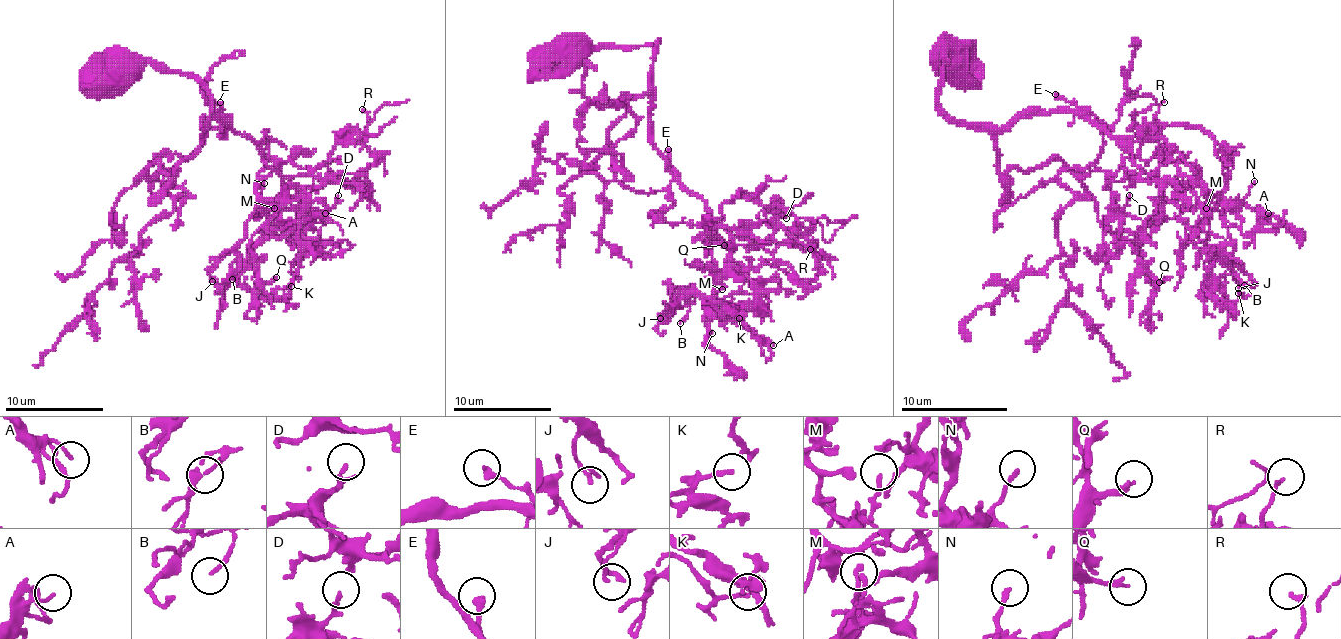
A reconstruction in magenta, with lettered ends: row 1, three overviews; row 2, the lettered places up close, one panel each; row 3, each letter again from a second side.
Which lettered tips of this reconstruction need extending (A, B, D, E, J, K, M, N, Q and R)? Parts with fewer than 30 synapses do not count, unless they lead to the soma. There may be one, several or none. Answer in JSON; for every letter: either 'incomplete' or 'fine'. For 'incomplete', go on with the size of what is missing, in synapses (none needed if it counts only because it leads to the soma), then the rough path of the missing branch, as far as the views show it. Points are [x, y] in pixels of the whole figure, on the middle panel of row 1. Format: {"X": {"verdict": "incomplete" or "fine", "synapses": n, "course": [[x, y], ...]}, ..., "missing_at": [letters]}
{"A": {"verdict": "fine"}, "B": {"verdict": "fine"}, "D": {"verdict": "fine"}, "E": {"verdict": "fine"}, "J": {"verdict": "fine"}, "K": {"verdict": "fine"}, "M": {"verdict": "fine"}, "N": {"verdict": "fine"}, "Q": {"verdict": "fine"}, "R": {"verdict": "fine"}, "missing_at": []}

